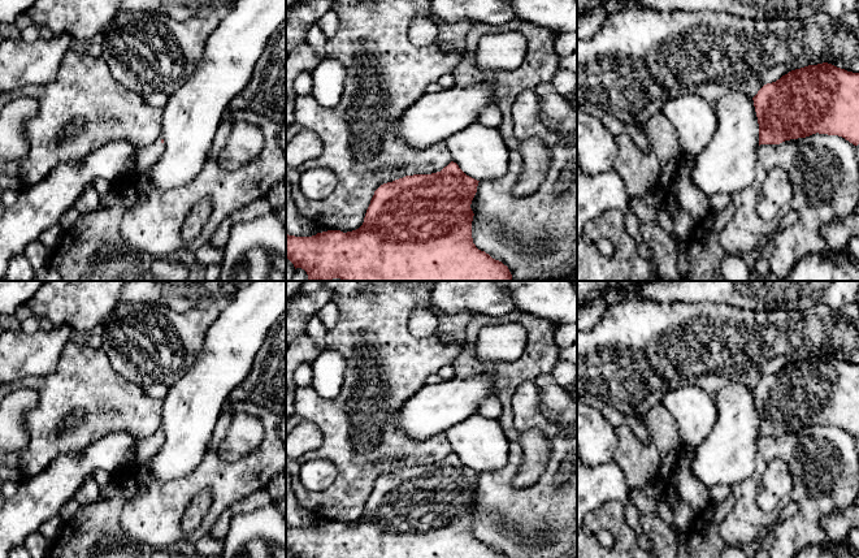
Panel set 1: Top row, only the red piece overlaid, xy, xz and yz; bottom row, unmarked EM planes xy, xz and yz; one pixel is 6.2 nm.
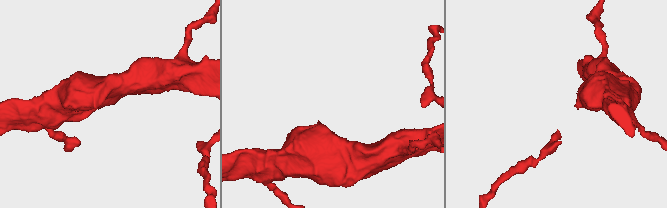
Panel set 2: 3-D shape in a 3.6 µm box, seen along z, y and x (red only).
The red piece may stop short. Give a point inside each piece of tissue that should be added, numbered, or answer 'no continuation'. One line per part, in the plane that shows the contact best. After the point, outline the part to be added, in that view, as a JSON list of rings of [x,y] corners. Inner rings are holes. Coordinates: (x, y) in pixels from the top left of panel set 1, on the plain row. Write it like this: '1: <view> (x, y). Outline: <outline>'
1: xy (144, 449). Outline: [[[161,427],[149,437],[135,441],[135,462],[143,463],[151,459],[165,441]]]

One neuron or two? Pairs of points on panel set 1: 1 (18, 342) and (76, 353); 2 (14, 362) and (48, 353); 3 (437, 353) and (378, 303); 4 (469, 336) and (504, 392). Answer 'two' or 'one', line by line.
1: two
2: one
3: one
4: one

